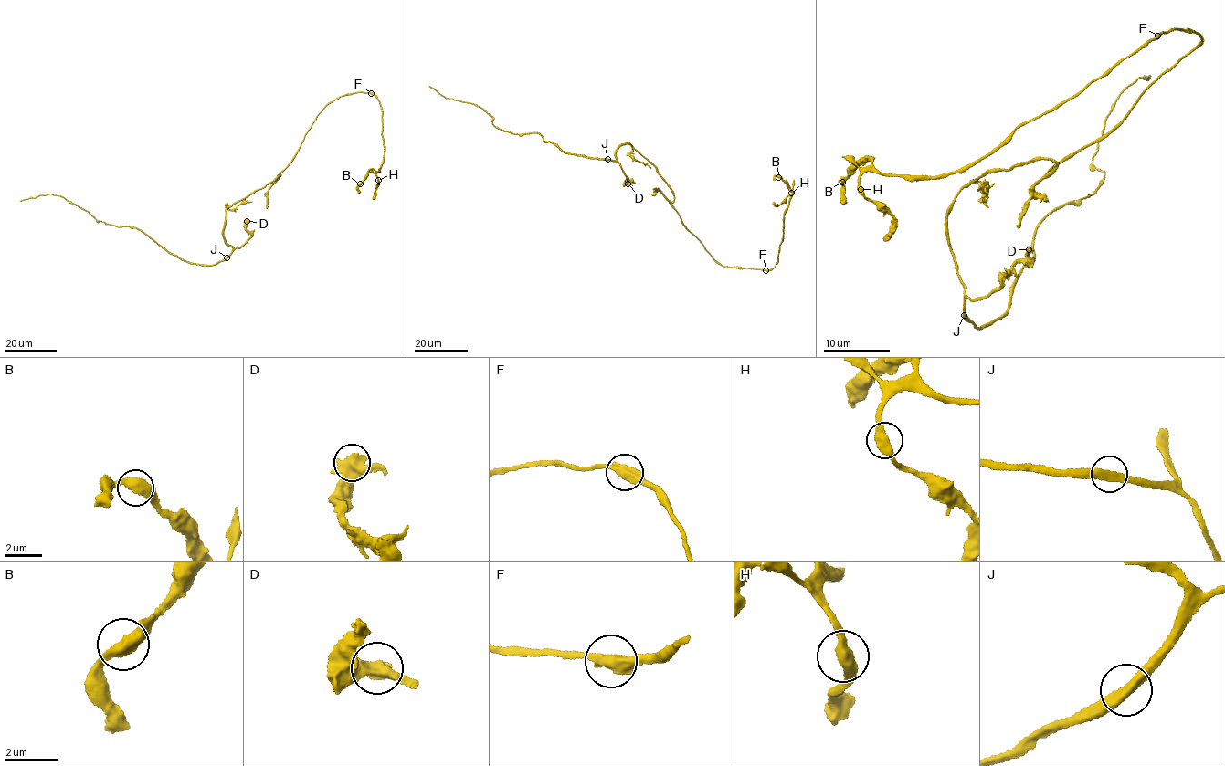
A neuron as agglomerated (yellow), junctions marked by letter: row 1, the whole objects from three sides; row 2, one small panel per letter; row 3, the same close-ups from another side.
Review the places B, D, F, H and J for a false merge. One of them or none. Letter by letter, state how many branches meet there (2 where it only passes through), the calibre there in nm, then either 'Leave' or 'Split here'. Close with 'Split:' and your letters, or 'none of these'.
B: Branches: 2. Thickness 500 nm. Leave
D: Branches: 2. Thickness 500 nm. Leave
F: Branches: 2. Thickness 500 nm. Leave
H: Branches: 2. Thickness 460 nm. Leave
J: Branches: 2. Thickness 440 nm. Leave
Split: none of these

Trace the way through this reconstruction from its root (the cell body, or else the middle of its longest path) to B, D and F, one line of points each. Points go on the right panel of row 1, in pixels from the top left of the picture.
B: (1008, 169), (1057, 167), (1101, 141), (1203, 38), (1155, 36), (951, 173), (883, 173), (864, 158), (842, 182)
D: (1008, 169), (987, 169), (965, 186), (947, 215), (949, 250), (966, 296), (988, 297), (1029, 249)
F: (1008, 169), (1043, 158), (1057, 167), (1101, 141), (1145, 89), (1203, 38), (1177, 29), (1157, 36)

